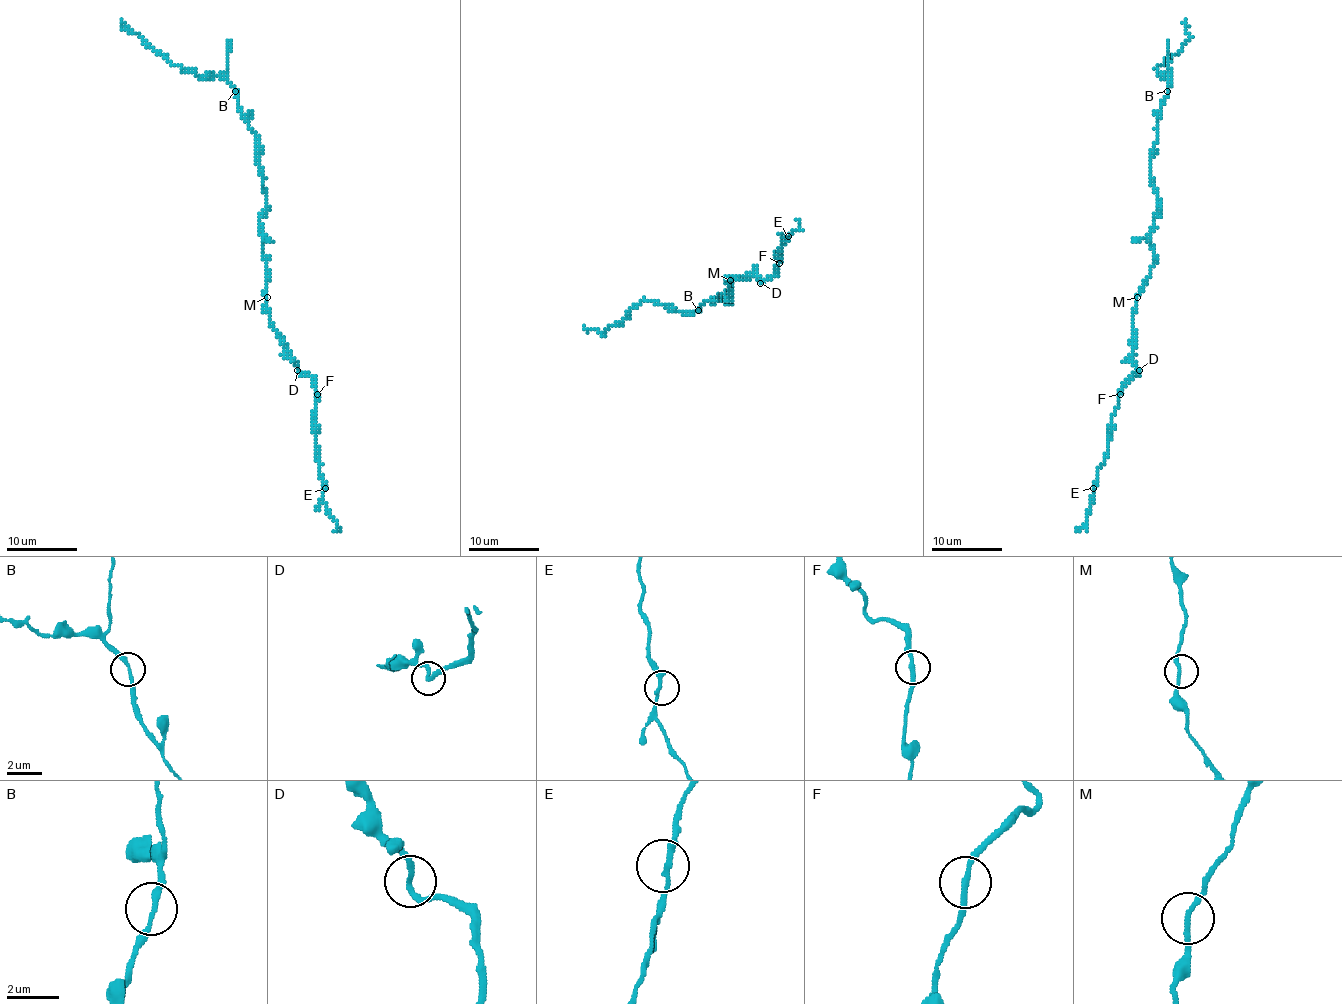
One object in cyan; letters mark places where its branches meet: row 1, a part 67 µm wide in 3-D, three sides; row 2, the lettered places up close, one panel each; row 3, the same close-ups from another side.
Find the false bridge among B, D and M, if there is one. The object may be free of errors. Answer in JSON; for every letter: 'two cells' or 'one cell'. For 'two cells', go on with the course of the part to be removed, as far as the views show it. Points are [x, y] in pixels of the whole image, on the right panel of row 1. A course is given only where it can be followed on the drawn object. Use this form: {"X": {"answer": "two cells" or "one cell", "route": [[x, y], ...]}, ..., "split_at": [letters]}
{"B": {"answer": "one cell"}, "D": {"answer": "one cell"}, "M": {"answer": "one cell"}, "split_at": []}

